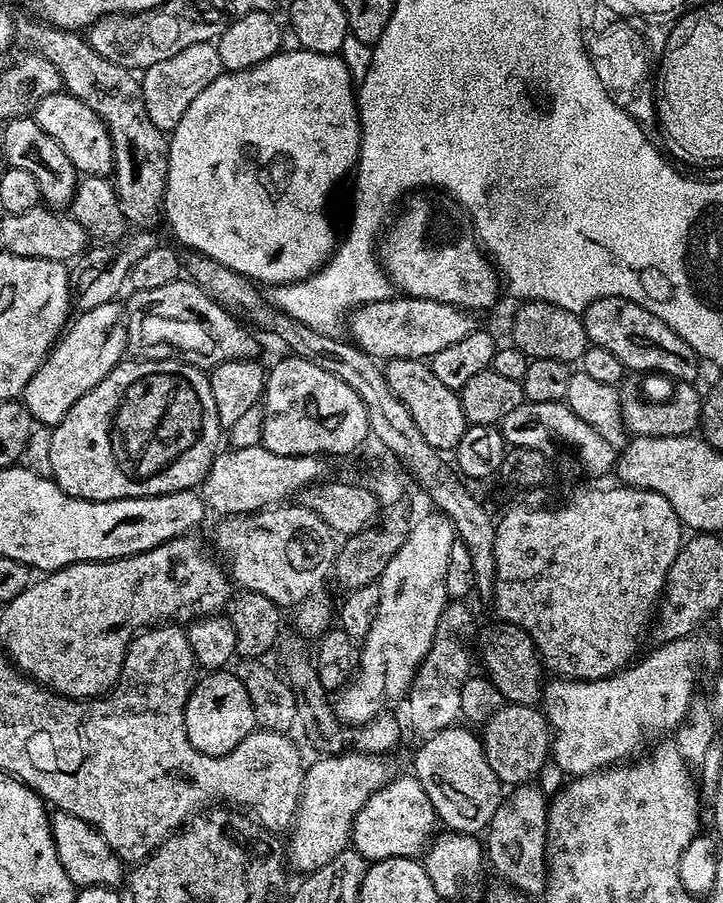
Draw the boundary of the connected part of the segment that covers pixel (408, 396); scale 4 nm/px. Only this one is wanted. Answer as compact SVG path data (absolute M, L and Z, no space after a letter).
M390 360L384 368L386 382L390 382L390 390L410 410L410 418L422 430L422 438L430 442L438 450L455 450L458 442L462 442L462 434L470 427L464 416L462 402L457 389L446 386L439 378L434 378L431 367L423 360Z

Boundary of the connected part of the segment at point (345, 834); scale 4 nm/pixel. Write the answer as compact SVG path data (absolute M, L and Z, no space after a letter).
M355 750L347 754L324 754L304 769L304 793L296 818L288 836L289 869L297 868L300 874L316 872L326 862L338 858L352 838L352 823L362 806L390 779L387 759L383 755L368 755Z

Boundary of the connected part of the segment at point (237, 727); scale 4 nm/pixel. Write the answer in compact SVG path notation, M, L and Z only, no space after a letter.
M212 670L201 675L186 702L184 725L192 745L207 756L227 756L251 732L257 731L254 706L239 675L232 670Z

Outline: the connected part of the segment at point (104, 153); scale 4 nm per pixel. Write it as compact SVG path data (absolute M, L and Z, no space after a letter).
M64 90L55 92L47 95L38 104L32 116L42 130L52 136L60 144L62 150L66 150L66 158L70 158L77 173L84 176L111 177L113 175L113 144L110 142L108 126L80 99L74 98Z

